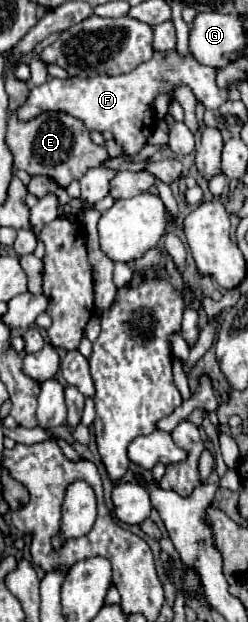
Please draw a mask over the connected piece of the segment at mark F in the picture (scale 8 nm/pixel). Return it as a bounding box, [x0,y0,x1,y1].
[16,52,228,154]

